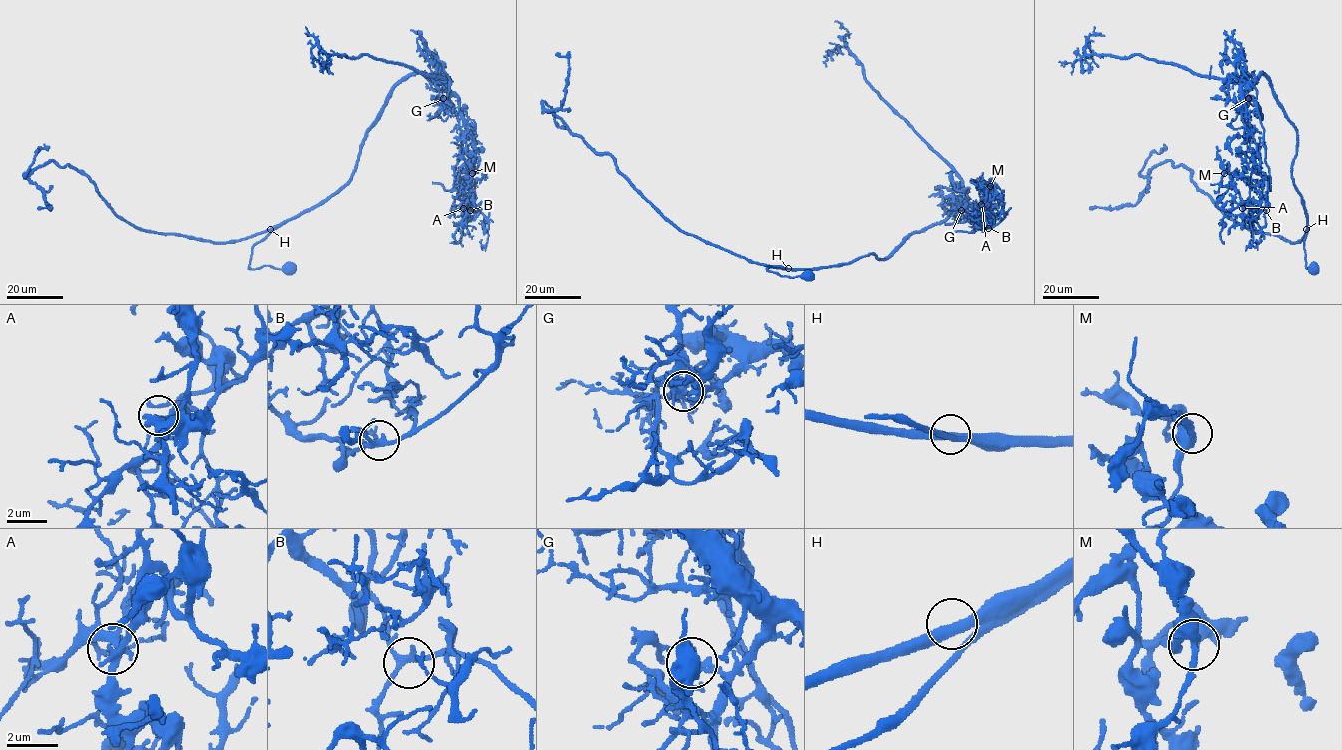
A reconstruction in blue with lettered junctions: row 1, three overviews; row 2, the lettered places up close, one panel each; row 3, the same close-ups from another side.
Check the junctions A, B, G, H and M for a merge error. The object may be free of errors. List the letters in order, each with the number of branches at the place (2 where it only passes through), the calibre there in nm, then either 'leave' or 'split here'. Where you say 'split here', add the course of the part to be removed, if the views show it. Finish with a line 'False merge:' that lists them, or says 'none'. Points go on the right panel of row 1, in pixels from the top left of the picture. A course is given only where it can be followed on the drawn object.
A: 3 branches meet; 240 nm thick; leave
B: 3 branches meet; 240 nm thick; leave
G: 3 branches meet; 420 nm thick; split here; foreign part runs (1247, 98), (1261, 109), (1257, 112), (1270, 176), (1267, 206), (1263, 178), (1248, 164), (1242, 114)
H: 3 branches meet; 340 nm thick; leave
M: 3 branches meet; 400 nm thick; leave
False merge: G

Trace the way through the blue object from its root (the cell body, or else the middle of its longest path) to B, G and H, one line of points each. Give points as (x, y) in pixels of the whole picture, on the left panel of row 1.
B: (286, 268), (250, 269), (253, 246), (347, 182), (388, 94), (417, 73), (448, 84), (455, 175), (470, 210)
G: (286, 268), (250, 269), (253, 246), (347, 182), (365, 133), (390, 92), (423, 73), (451, 95), (443, 98)
H: (286, 268), (249, 267), (253, 246), (270, 229)

